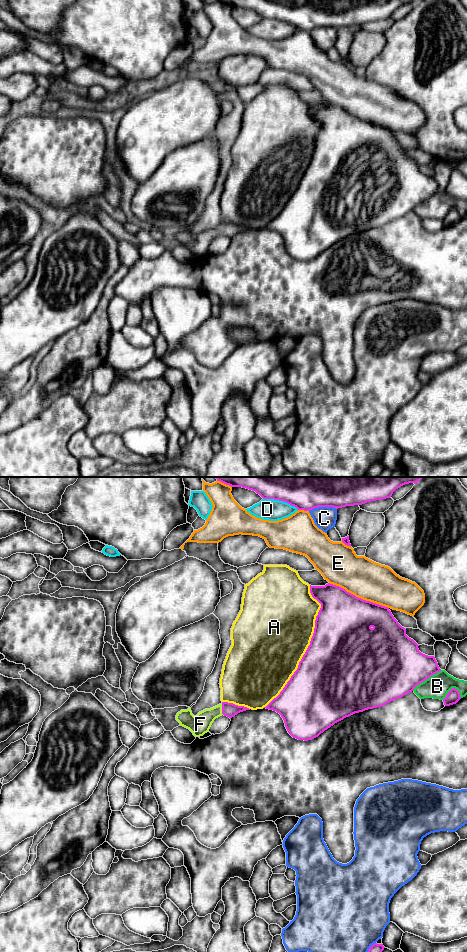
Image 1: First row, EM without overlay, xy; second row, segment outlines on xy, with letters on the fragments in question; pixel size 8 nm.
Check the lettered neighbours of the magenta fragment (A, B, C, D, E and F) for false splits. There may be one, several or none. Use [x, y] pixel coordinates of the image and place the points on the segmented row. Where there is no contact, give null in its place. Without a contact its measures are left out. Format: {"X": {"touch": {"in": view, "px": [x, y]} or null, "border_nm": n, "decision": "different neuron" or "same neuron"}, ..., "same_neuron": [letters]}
{"A": {"touch": {"in": "xy", "px": [308, 647]}, "border_nm": 1050, "decision": "different neuron"}, "B": {"touch": {"in": "xy", "px": [426, 678]}, "border_nm": 280, "decision": "different neuron"}, "C": {"touch": {"in": "xy", "px": [322, 506]}, "border_nm": 220, "decision": "different neuron"}, "D": {"touch": {"in": "xy", "px": [281, 500]}, "border_nm": 300, "decision": "different neuron"}, "E": {"touch": {"in": "xy", "px": [359, 598]}, "border_nm": 500, "decision": "different neuron"}, "F": {"touch": {"in": "xy", "px": [222, 709]}, "border_nm": 100, "decision": "same neuron"}, "same_neuron": ["F"]}

